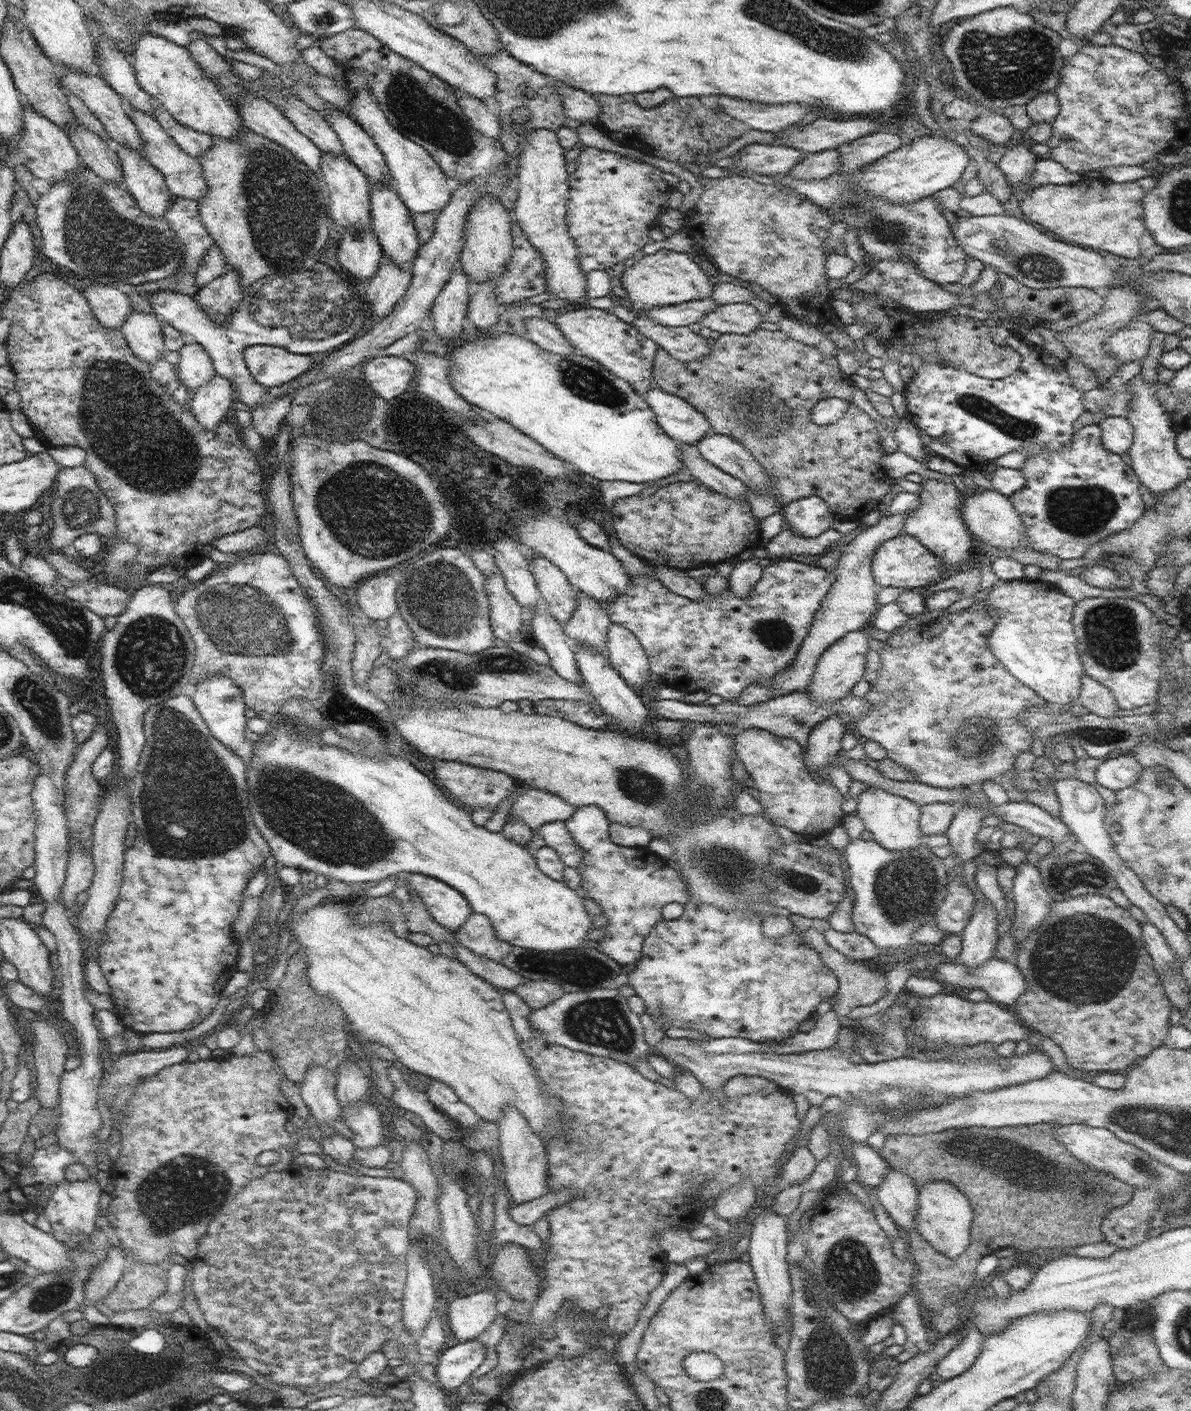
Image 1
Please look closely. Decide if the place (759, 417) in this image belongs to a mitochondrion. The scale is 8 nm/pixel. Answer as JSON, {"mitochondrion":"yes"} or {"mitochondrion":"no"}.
{"mitochondrion":"yes"}

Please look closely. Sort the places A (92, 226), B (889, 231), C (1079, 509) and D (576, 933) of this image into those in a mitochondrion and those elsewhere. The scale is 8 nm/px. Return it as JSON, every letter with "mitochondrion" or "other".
{"A":"mitochondrion","B":"mitochondrion","C":"mitochondrion","D":"other"}

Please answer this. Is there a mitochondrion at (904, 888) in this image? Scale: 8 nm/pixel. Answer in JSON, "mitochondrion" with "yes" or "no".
{"mitochondrion":"yes"}

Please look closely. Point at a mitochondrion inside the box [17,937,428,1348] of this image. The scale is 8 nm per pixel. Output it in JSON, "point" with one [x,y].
{"point":[300,1275]}

